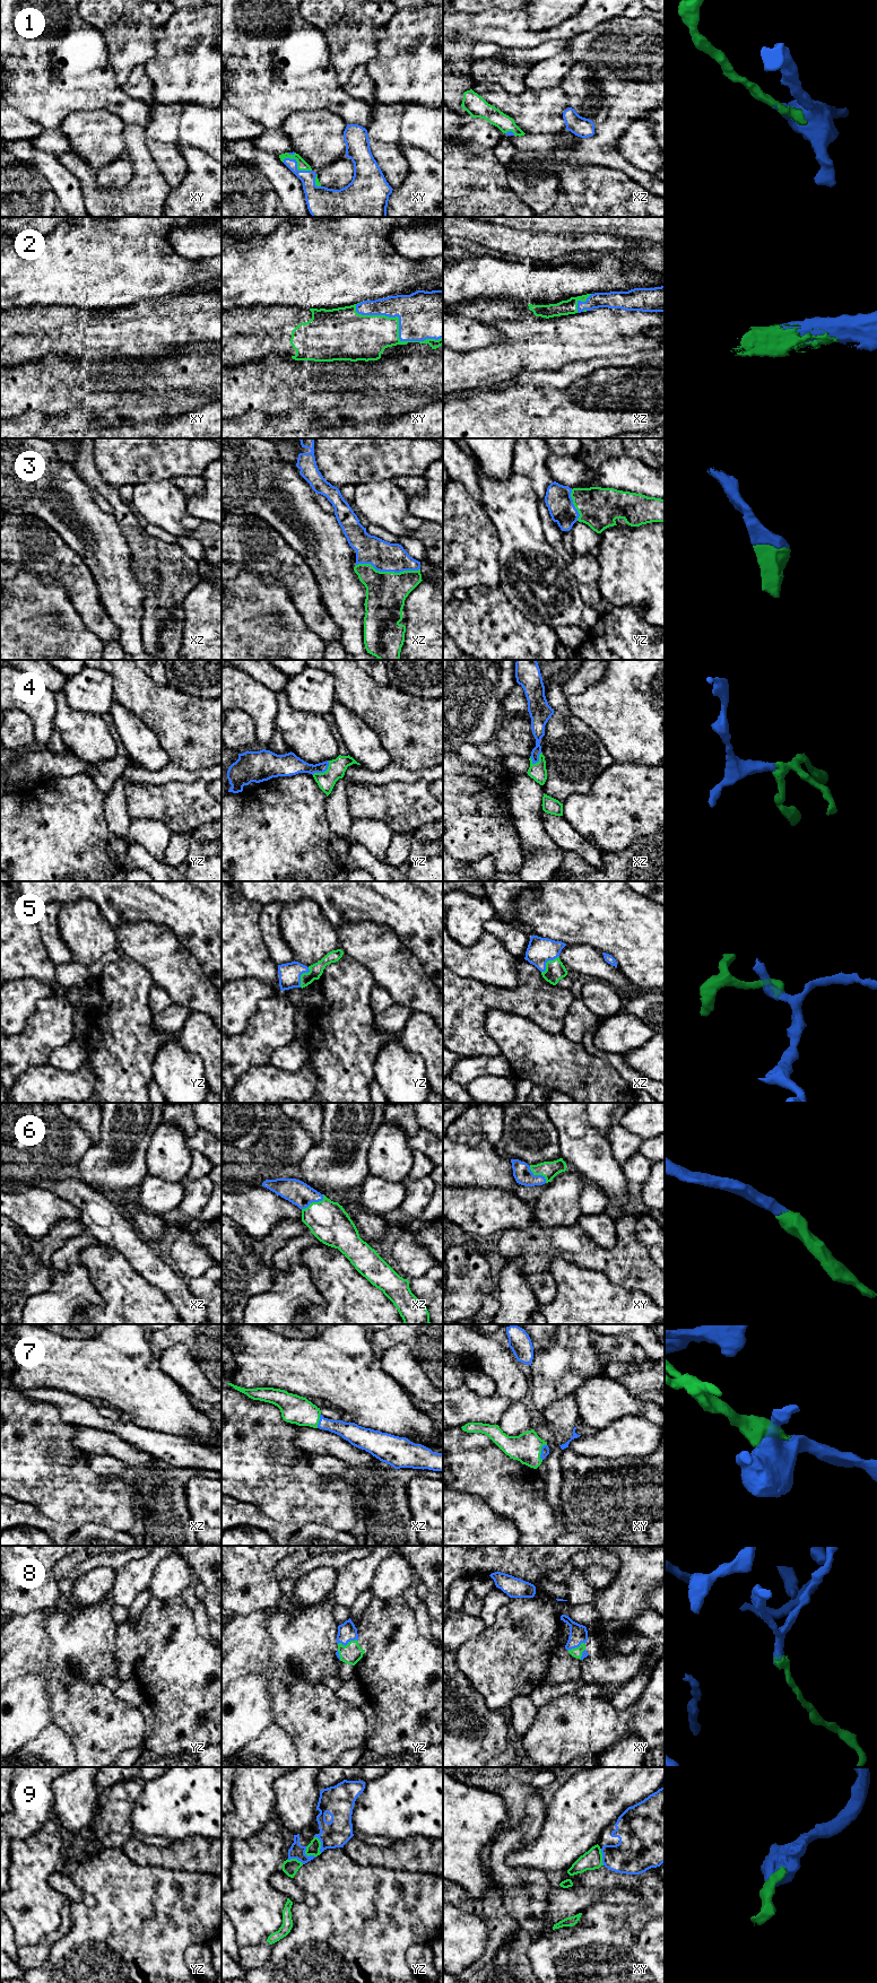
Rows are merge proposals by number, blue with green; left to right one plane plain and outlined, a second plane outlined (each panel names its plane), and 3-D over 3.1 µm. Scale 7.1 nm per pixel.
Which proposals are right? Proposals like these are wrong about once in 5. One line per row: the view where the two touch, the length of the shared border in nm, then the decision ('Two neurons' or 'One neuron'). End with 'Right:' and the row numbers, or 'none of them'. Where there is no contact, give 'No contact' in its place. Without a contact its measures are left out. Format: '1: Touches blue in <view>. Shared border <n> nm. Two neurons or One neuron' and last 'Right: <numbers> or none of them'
1: Touches blue in xy. Shared border 220 nm. One neuron
2: Touches blue in xy. Shared border 650 nm. One neuron
3: Touches blue in xz. Shared border 460 nm. One neuron
4: Touches blue in yz. Shared border 160 nm. One neuron
5: Touches blue in yz. Shared border 160 nm. One neuron
6: Touches blue in xz. Shared border 190 nm. One neuron
7: Touches blue in xy. Shared border 120 nm. One neuron
8: Touches blue in yz. Shared border 150 nm. One neuron
9: Touches blue in yz. Shared border 130 nm. Two neurons
Right: 1, 2, 3, 4, 5, 6, 7, 8

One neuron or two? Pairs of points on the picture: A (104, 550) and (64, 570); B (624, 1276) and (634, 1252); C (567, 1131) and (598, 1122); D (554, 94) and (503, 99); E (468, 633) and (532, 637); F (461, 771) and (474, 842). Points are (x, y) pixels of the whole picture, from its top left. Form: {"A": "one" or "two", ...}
{"A": "two", "B": "one", "C": "two", "D": "one", "E": "one", "F": "one"}

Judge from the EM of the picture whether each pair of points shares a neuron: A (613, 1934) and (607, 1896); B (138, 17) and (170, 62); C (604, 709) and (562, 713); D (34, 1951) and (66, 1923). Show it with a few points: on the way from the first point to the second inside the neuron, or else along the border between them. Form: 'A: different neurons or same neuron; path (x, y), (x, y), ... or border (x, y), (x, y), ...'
A: different neurons; border (635, 1902), (596, 1903), (583, 1911)
B: different neurons; border (156, 43), (156, 52), (142, 64)
C: different neurons; border (566, 696), (569, 710), (591, 728)
D: same neuron; path (42, 1948), (60, 1931)

